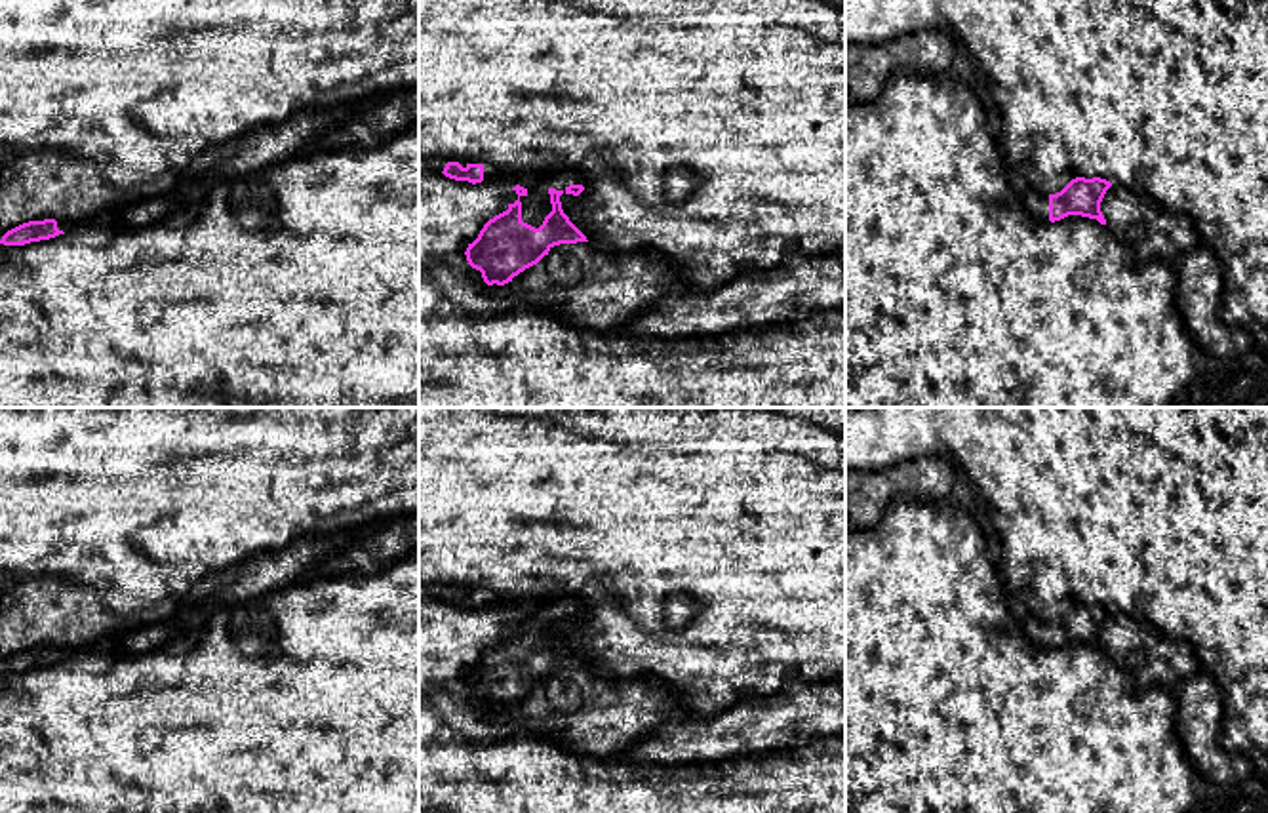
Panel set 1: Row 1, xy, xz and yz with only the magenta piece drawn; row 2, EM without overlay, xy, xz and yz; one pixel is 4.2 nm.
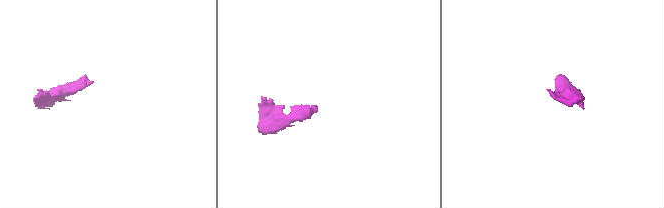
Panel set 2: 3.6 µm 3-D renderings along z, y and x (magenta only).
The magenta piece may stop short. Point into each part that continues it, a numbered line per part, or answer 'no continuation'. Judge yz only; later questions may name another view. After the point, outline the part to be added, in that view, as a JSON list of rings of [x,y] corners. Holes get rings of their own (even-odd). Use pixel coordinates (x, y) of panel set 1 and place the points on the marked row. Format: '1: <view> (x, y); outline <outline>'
1: yz (1036, 202); outline [[[1009,160],[1003,162],[1003,173],[1020,204],[1036,221],[1049,221],[1049,194],[1036,190],[1020,171],[1013,169]]]

